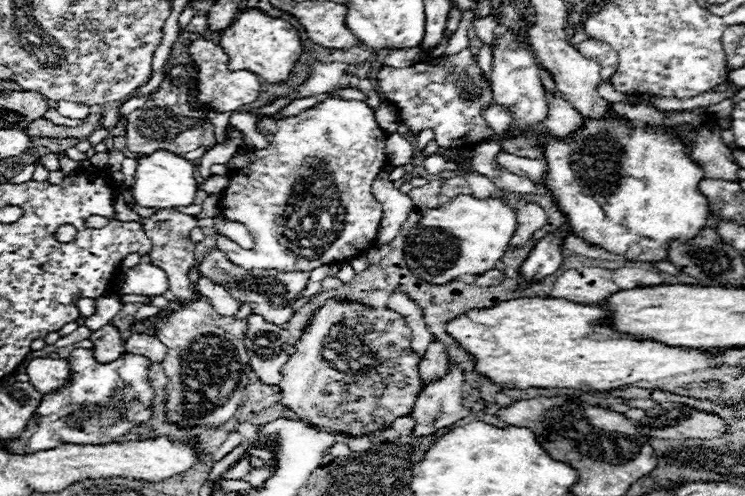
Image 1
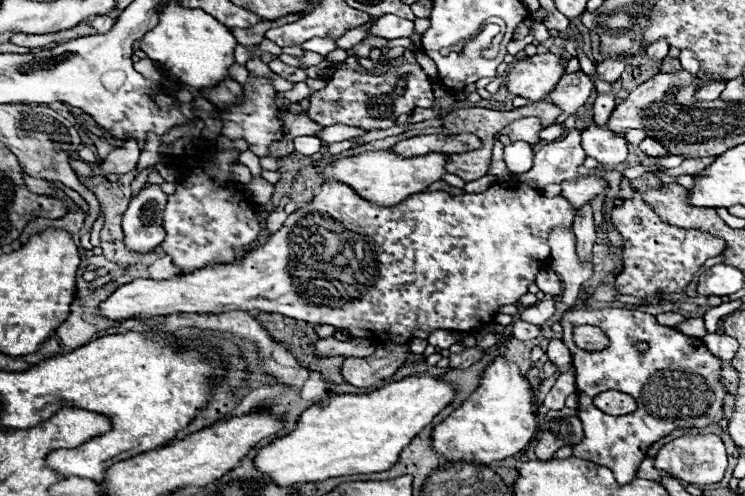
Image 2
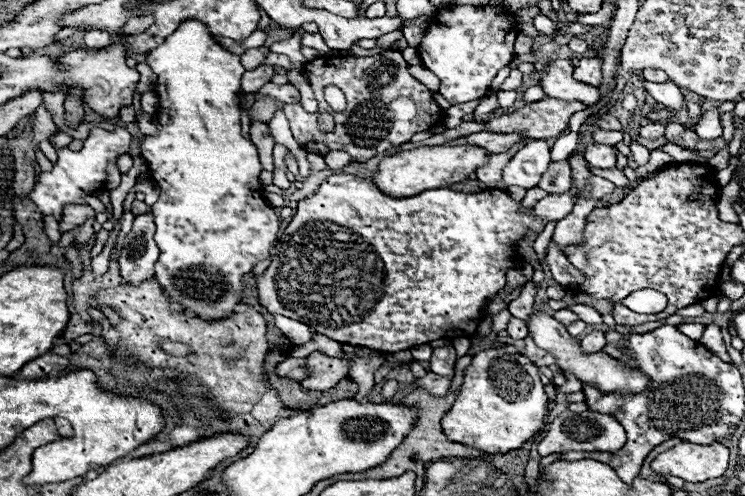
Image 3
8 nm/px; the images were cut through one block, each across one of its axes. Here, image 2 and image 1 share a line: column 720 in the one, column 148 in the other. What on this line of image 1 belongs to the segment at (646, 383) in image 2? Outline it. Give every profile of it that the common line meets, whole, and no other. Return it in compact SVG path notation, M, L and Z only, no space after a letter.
M76 348L70 354L70 380L56 392L44 394L38 412L28 428L18 438L4 440L8 452L32 454L38 450L52 450L60 444L102 446L116 442L140 422L150 418L150 404L154 390L148 384L148 358L136 354L122 354L112 364L98 364L94 352Z

